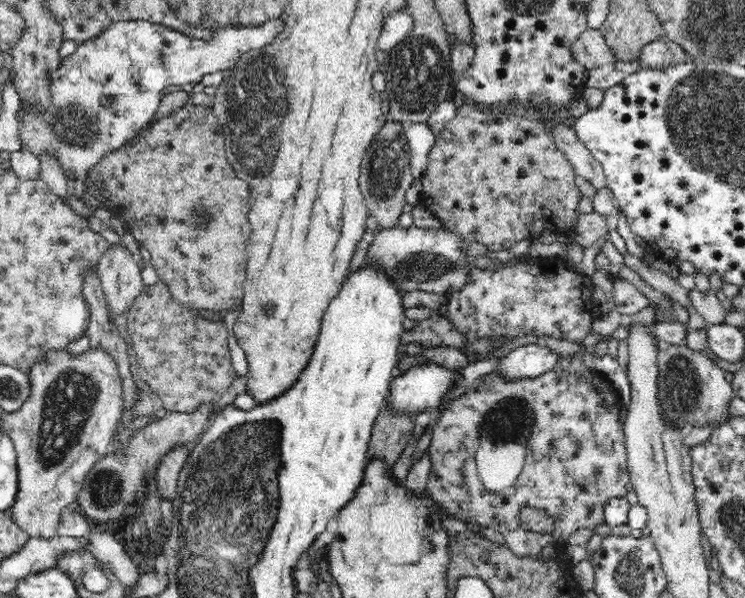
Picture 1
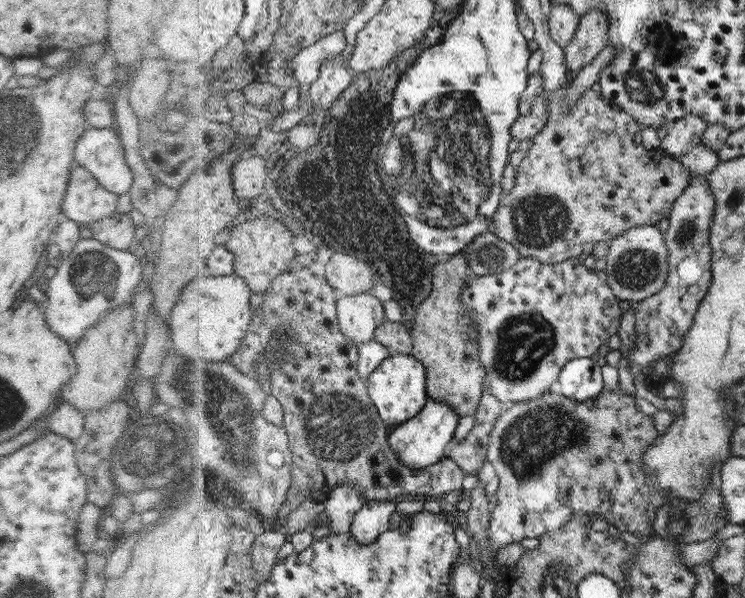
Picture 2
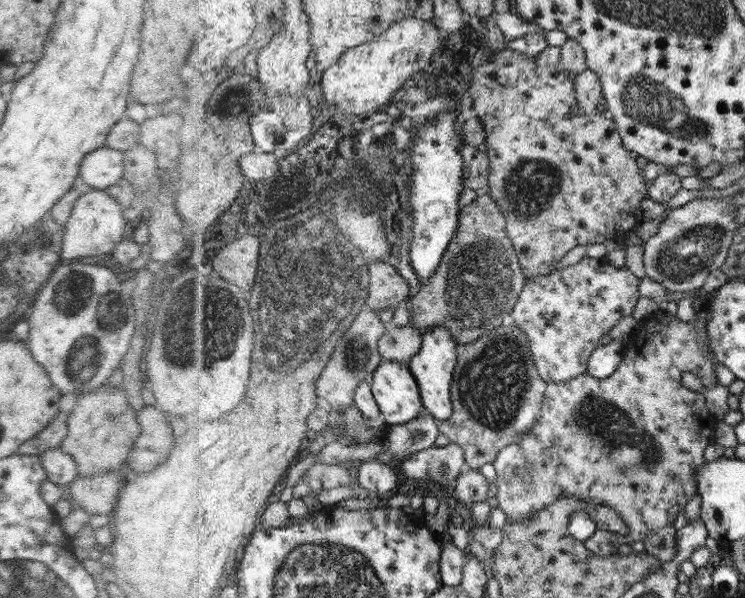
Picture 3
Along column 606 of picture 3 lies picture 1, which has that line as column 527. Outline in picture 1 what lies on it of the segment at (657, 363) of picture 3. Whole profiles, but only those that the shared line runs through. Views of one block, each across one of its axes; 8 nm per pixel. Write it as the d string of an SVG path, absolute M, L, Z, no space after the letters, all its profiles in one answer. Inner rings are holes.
M578 352L572 358L572 362L562 362L557 366L554 366L552 370L546 371L537 378L520 378L520 380L507 380L497 376L496 373L488 373L479 377L474 386L470 388L468 392L465 392L457 399L450 401L447 407L436 418L435 427L432 428L432 435L429 442L428 453L430 453L430 476L425 488L426 496L436 501L445 514L454 519L463 520L465 523L470 521L480 524L481 527L490 527L494 530L498 530L503 534L505 539L505 545L508 548L516 548L511 550L518 556L534 556L538 554L536 548L544 546L544 544L538 544L540 542L540 536L534 534L533 531L526 532L526 530L520 527L520 508L524 506L530 506L530 508L539 508L545 510L555 522L555 529L553 530L552 537L550 537L550 543L556 544L558 541L565 541L572 532L578 530L578 528L590 528L595 530L599 525L604 524L604 504L610 500L610 498L626 497L626 494L632 490L630 482L629 472L627 469L627 448L625 445L625 432L622 429L622 422L620 422L620 410L621 400L618 396L612 394L612 390L608 390L606 382L602 382L596 374L592 373L592 370L585 365L581 359L582 352ZM506 442L514 442L514 444L524 444L528 450L526 450L526 462L516 478L516 482L512 486L503 488L501 491L494 492L488 488L482 482L480 475L477 473L476 464L476 451L478 446L494 446L496 444L506 444Z

